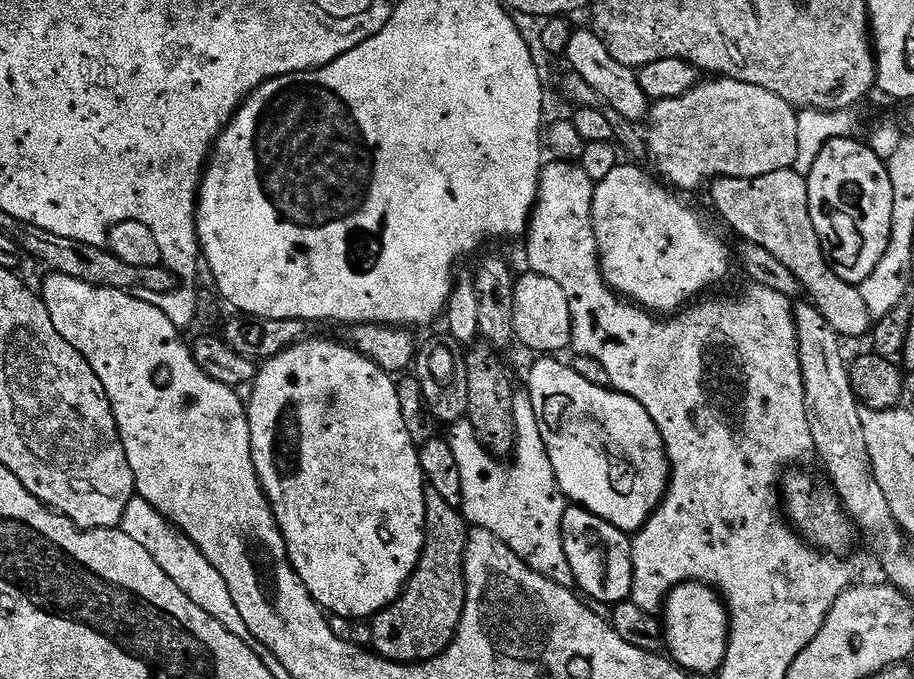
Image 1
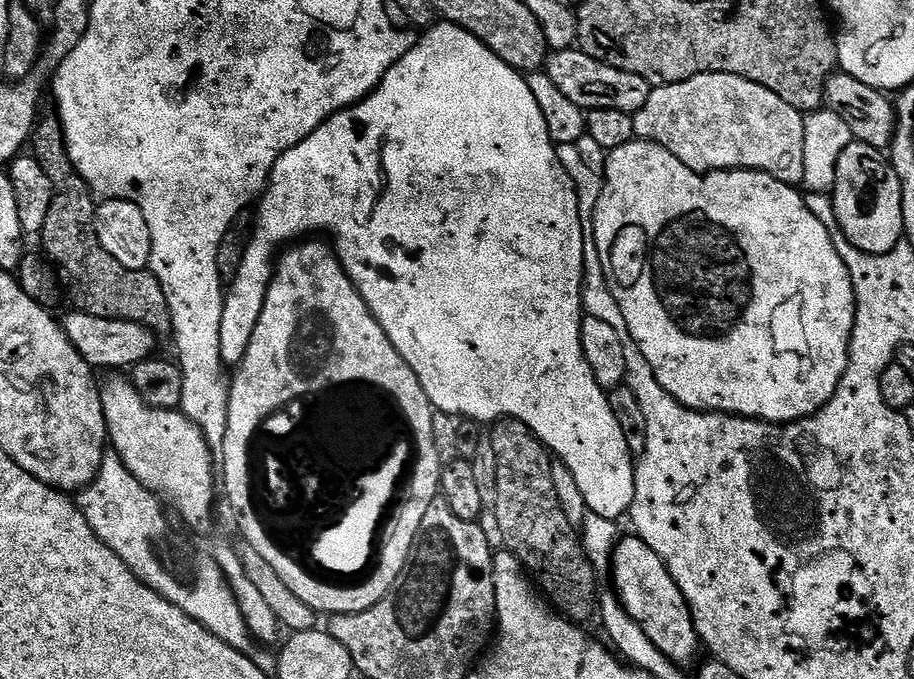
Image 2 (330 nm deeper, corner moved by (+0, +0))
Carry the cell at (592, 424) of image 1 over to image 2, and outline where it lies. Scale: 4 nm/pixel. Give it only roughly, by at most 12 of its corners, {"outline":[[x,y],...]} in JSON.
{"outline":[[433,24],[281,154],[224,298],[332,236],[435,411],[587,511],[634,453],[580,197],[525,77]]}

